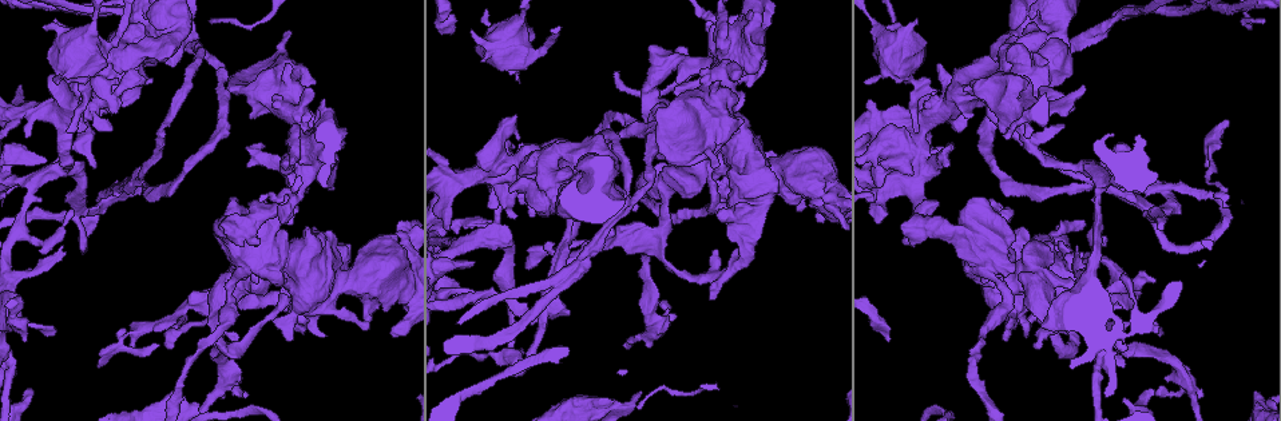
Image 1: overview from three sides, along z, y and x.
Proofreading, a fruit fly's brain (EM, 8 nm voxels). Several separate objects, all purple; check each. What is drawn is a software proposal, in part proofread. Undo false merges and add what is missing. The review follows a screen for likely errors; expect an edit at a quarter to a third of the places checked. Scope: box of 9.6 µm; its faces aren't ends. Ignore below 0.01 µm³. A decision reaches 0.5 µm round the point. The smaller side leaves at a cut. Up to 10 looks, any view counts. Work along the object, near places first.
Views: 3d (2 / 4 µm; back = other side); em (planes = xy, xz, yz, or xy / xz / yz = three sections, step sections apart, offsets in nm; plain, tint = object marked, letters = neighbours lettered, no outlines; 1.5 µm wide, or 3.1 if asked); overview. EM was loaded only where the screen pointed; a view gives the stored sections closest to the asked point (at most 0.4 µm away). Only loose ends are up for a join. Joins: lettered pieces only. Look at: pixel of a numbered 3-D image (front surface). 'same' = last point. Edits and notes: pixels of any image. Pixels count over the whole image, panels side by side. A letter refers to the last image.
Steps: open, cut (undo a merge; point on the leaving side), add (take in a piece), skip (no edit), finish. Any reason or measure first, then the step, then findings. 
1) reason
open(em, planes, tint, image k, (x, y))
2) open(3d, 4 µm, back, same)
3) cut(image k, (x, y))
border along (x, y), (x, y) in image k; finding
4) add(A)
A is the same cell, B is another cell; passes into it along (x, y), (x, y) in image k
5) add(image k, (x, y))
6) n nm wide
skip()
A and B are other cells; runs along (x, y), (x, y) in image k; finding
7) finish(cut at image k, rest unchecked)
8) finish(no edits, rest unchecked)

sharp bend
open(em, planes, plain, image 1, (549, 247))

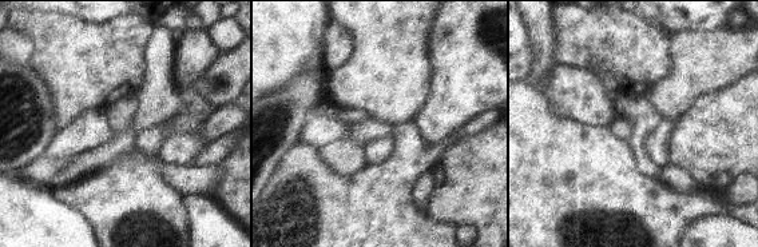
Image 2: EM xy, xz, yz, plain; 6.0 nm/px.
what lies round it
open(em, planes, letters, same)

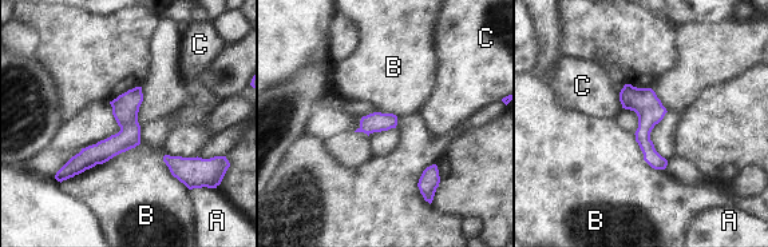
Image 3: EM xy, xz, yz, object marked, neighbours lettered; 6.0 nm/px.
120 nm wide
skip()
A, B and C are other cells; one neuron here

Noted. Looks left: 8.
end of a long branch
open(3d, 4 µm, image 1, (451, 34))

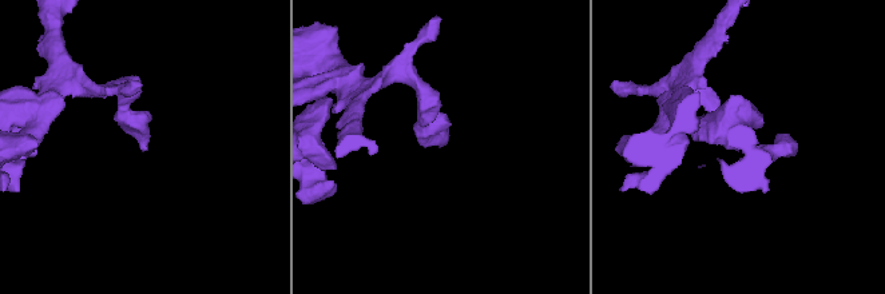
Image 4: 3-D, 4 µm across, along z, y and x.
shape alone is not enough
open(em, xy, step 8, letters, image 4, (441, 145))

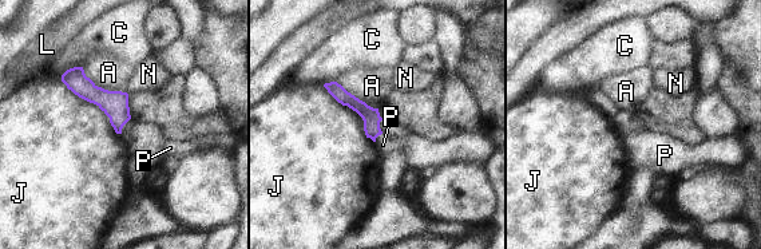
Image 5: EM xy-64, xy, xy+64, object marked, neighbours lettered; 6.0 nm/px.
add(P)
P is the same cell, A, C, J, L and N are other cells; passes into it along (371, 117), (377, 135), (383, 145) in image 5; the neuron continues

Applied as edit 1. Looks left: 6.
see it whole again
open(overview)

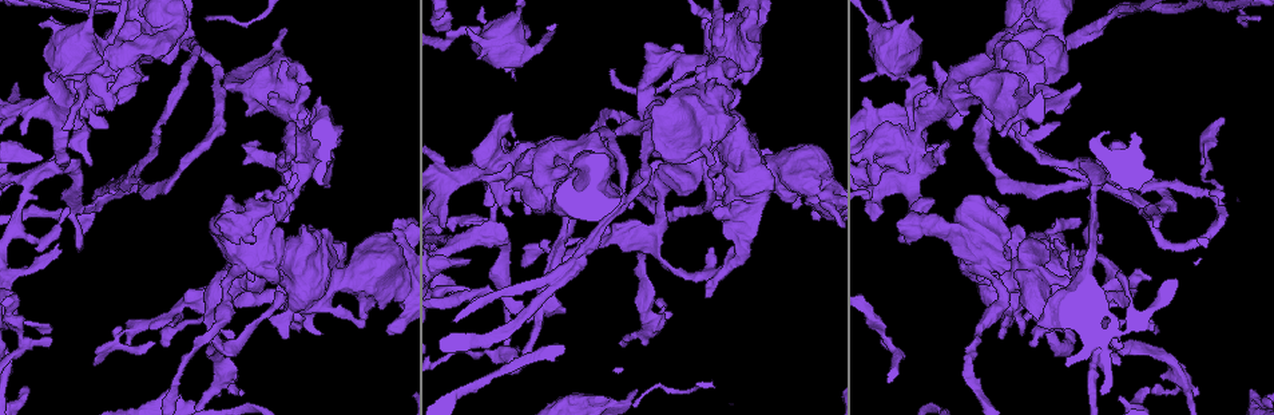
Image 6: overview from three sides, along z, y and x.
free end
open(em, planes, letters, image 6, (913, 128))

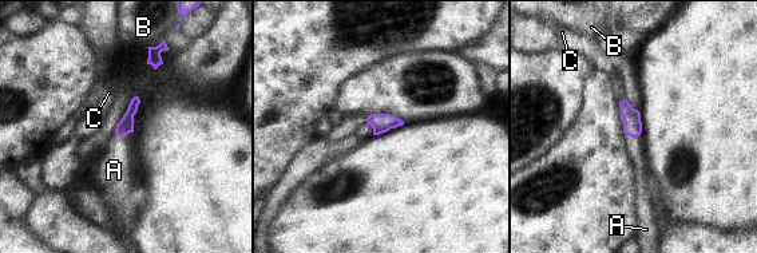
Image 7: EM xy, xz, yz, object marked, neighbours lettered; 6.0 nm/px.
add(A)
A is the same cell, B and C are other cells; passes into it along (126, 125), (121, 135), (114, 170) in image 7; the neuron continues

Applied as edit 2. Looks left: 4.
branch stops here
open(3d, 4 µm, image 6, (526, 214))

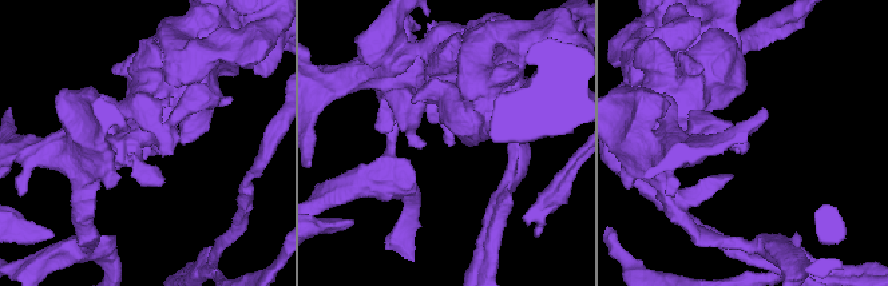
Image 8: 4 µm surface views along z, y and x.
shape alone is not enough
open(em, xy, step 8, letters, image 8, (454, 144))

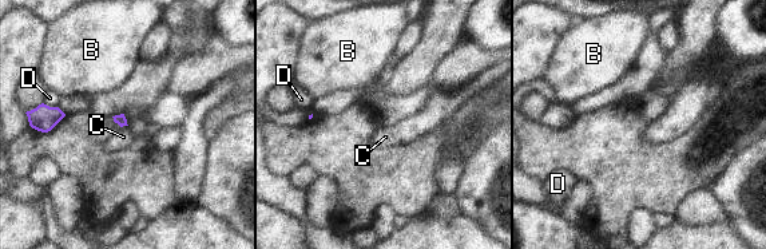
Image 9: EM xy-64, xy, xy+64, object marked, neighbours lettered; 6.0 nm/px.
cut it another way
open(em, planes, letters, same)

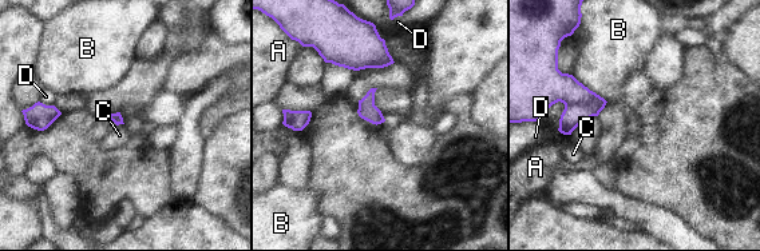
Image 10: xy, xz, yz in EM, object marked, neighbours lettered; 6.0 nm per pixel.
skip()
A, B, C and D are other cells; border along (123, 123), (117, 126) in image 10; no lettered piece goes on from it

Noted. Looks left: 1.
finish(add at image 5, add at image 7, rest unchecked)

